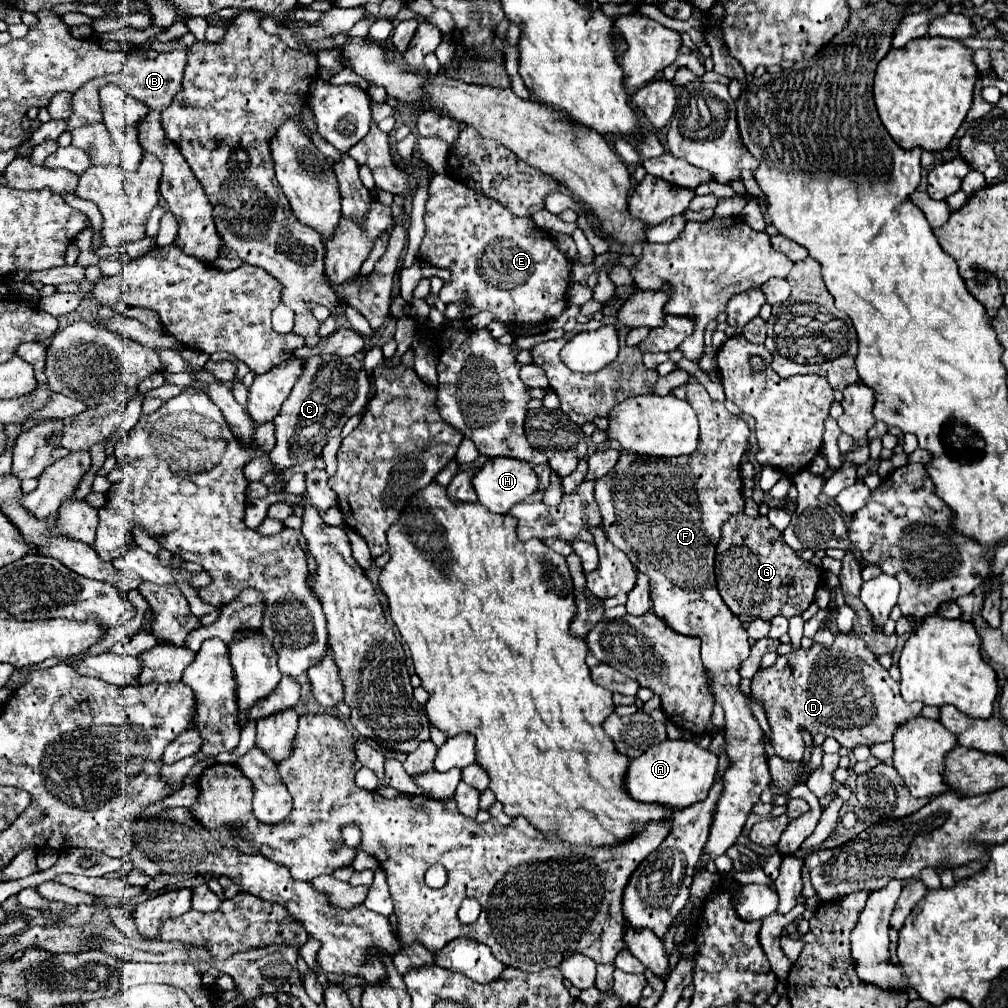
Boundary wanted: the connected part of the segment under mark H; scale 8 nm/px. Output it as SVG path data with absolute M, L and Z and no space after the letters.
M493 458L491 462L487 462L477 476L473 478L473 486L477 490L479 502L495 514L507 514L511 510L513 504L523 502L525 498L533 496L537 492L539 486L539 476L533 472L533 466L529 462L523 460L515 460L515 458Z

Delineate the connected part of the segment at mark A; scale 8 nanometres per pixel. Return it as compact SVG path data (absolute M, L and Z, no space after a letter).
M665 740L629 762L623 790L637 802L661 804L665 808L685 808L707 798L717 778L717 756L687 740Z

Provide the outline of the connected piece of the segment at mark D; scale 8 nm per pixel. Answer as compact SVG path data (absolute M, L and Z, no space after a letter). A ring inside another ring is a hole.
M849 634L835 636L831 648L813 644L811 650L797 650L779 656L769 670L761 670L753 676L751 696L761 696L761 700L769 704L767 720L773 730L773 748L775 754L783 760L801 760L803 742L801 732L797 732L797 728L807 728L813 734L823 732L825 736L833 736L835 740L839 740L843 748L855 750L859 744L873 746L877 742L891 742L895 730L911 718L917 718L923 710L921 702L909 704L901 698L899 682L889 676L889 672L879 664L877 656L873 656L873 652L865 648L863 640L857 640Z

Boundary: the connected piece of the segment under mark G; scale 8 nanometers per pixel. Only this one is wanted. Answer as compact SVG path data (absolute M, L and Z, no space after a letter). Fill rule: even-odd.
M743 512L733 514L721 528L715 578L723 602L735 616L761 618L765 622L771 622L775 616L801 616L815 600L817 588L825 582L823 570L813 562L799 560L767 516L747 516Z

